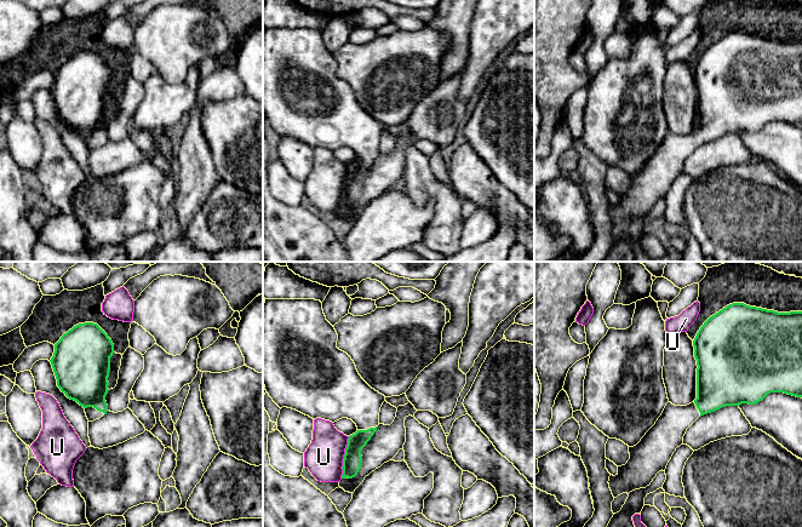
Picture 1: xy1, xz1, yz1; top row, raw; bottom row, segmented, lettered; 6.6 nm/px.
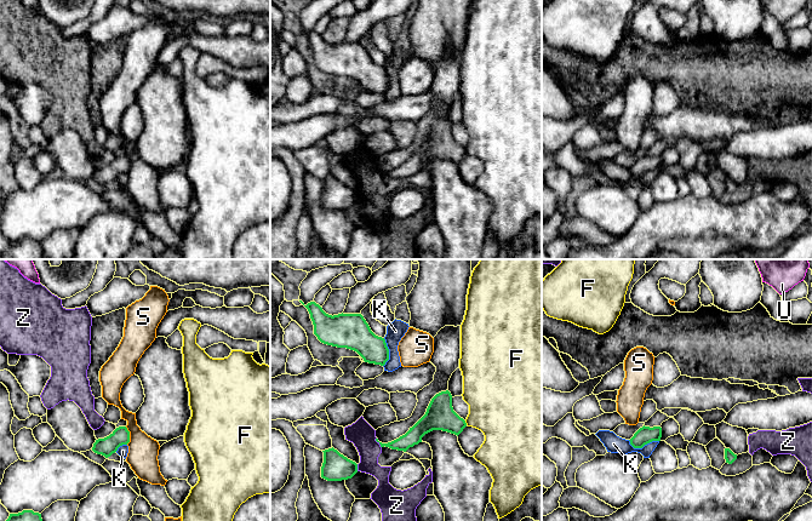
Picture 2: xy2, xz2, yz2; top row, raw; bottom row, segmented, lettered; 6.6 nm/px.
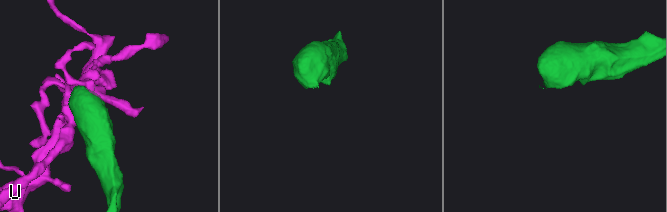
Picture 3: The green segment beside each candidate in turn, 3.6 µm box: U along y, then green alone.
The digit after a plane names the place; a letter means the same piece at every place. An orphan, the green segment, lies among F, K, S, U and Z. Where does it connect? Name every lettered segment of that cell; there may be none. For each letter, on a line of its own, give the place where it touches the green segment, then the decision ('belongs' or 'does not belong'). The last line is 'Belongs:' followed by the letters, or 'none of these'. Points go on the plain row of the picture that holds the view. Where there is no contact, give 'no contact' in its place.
F: xz2 (465, 152) | does not belong
K: yz2 (642, 175) | does not belong
S: xy2 (129, 164) | does not belong
U: xz1 (344, 185) | does not belong
Z: xz2 (377, 170) | does not belong
Belongs: none of these

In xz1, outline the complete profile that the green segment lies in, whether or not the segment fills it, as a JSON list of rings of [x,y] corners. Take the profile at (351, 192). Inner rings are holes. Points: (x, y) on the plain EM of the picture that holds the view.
[[[265,28],[263,33],[263,113],[265,119],[280,137],[292,137],[313,148],[321,147],[332,151],[348,147],[356,153],[357,160],[348,167],[342,195],[342,207],[353,207],[361,197],[361,179],[379,154],[379,141],[385,125],[361,107],[351,86],[337,76],[337,69],[338,63],[326,48],[320,29]]]

